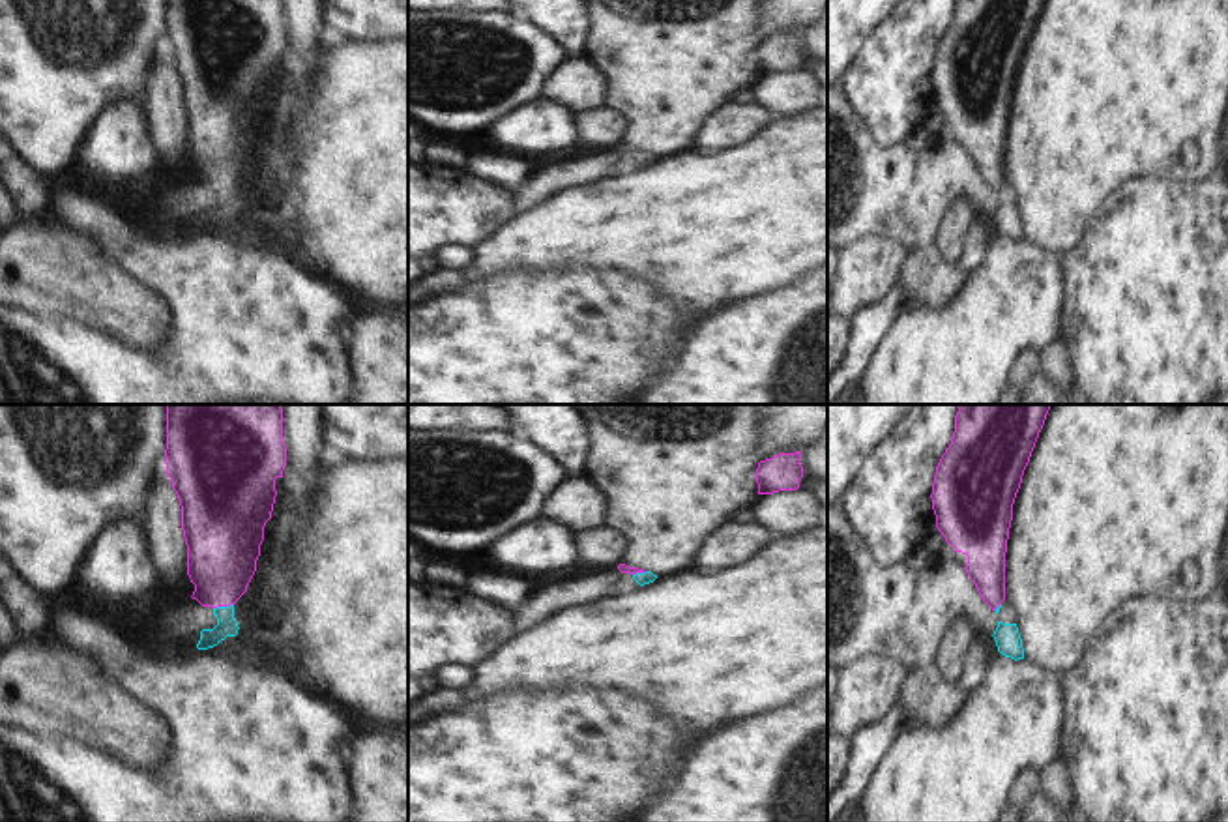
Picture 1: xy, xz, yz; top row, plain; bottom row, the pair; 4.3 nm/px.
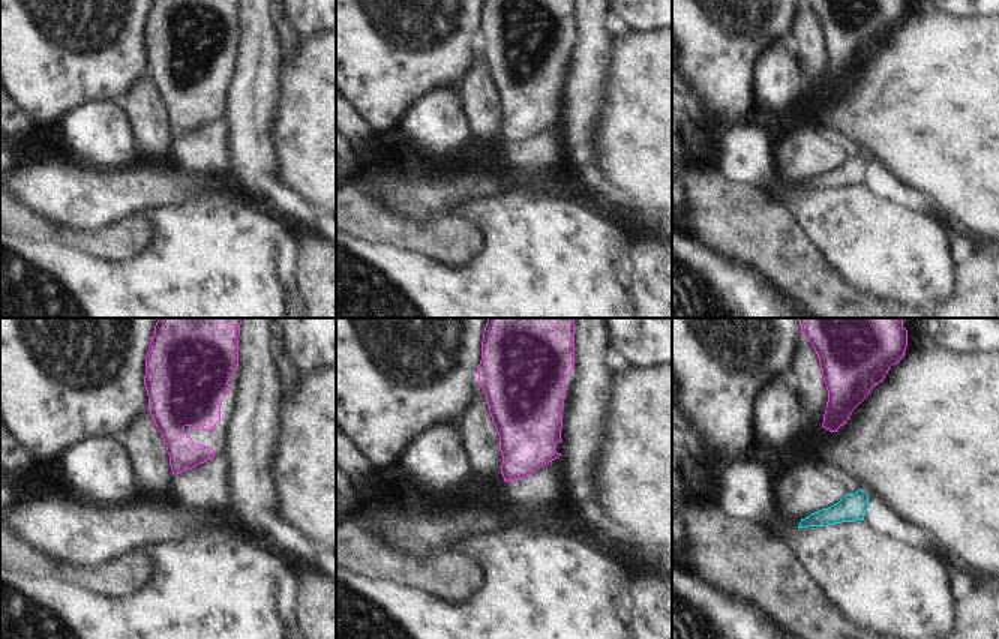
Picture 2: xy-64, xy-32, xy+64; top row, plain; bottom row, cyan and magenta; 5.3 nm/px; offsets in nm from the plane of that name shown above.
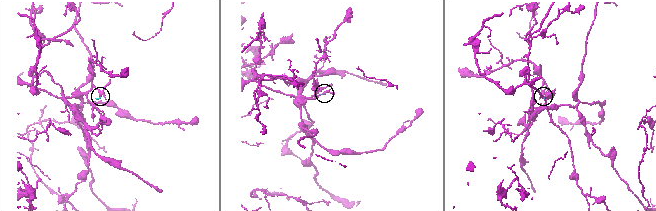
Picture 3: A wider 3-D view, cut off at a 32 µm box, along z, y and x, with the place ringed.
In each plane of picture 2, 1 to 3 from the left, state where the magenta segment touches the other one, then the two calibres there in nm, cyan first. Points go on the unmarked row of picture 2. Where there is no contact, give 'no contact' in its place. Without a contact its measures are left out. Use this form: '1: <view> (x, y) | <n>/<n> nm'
1: no contact
2: no contact
3: no contact

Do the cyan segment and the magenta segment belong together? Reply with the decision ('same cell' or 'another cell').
same cell

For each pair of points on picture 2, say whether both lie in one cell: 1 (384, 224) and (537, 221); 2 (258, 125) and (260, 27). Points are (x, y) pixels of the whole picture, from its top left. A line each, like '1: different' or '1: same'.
1: different
2: same

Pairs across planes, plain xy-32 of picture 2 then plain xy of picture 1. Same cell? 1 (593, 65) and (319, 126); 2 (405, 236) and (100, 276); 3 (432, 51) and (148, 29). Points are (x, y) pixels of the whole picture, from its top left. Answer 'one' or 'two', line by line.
1: two
2: one
3: one

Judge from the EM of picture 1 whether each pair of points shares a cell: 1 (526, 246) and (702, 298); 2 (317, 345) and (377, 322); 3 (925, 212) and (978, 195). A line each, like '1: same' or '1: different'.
1: same
2: different
3: same

